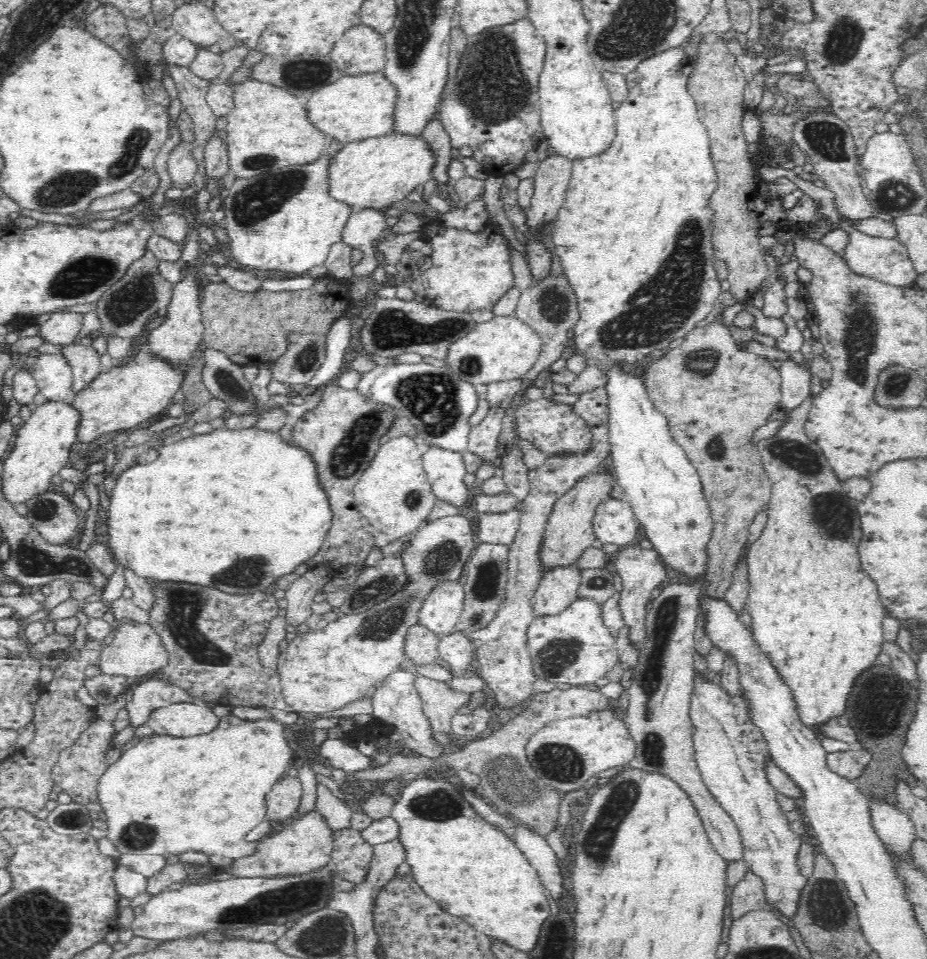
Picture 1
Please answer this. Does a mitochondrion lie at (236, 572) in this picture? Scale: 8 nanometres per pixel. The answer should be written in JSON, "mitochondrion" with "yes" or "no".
{"mitochondrion":"yes"}

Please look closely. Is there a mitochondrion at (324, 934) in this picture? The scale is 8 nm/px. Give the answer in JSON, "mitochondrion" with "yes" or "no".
{"mitochondrion":"yes"}

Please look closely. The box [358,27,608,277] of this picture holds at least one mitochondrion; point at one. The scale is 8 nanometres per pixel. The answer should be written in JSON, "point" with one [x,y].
{"point":[491,89]}

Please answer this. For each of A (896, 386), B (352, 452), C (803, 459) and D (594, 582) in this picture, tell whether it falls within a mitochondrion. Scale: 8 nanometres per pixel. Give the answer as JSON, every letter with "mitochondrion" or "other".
{"A":"mitochondrion","B":"mitochondrion","C":"mitochondrion","D":"mitochondrion"}

